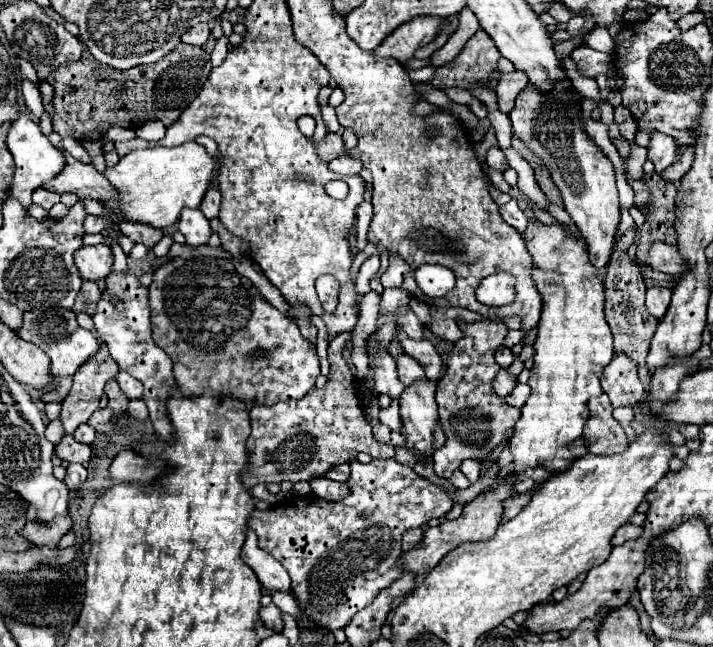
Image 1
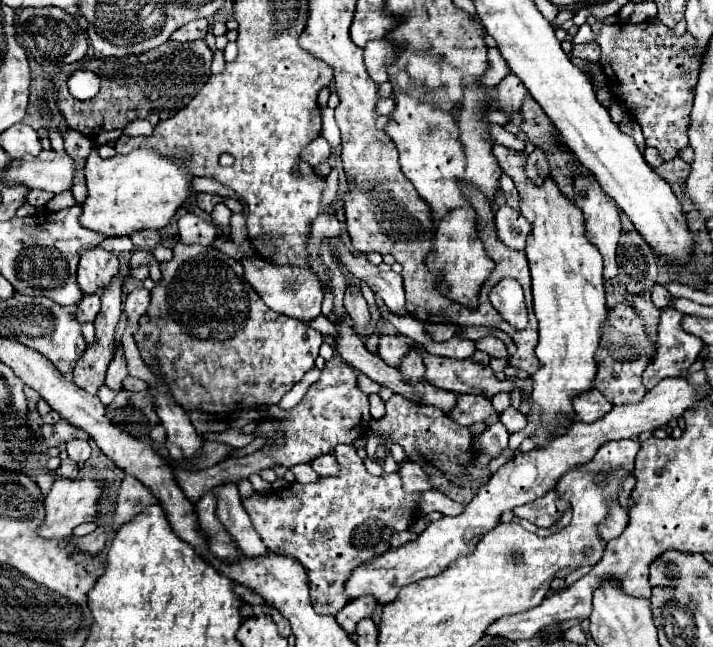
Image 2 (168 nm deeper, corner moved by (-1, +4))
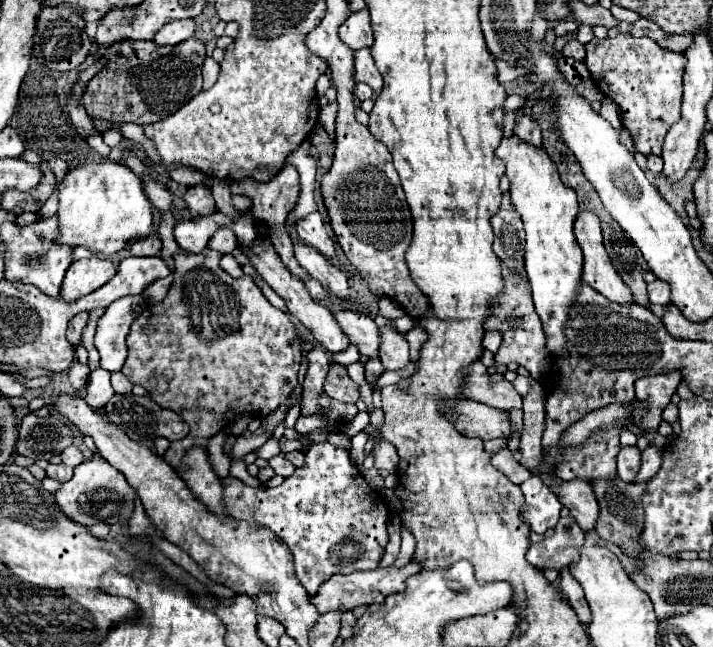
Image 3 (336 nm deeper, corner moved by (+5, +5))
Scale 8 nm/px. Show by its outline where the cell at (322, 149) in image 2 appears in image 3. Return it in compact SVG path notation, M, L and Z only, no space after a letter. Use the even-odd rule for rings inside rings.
M286 165L272 181L268 183L256 183L252 179L244 179L244 181L232 181L230 183L230 191L236 195L248 195L252 199L252 215L260 221L266 221L268 227L270 227L270 241L276 249L276 253L282 257L282 261L288 265L288 271L292 271L296 277L308 277L308 273L298 265L296 257L294 257L294 243L290 239L290 235L286 233L284 229L284 221L286 221L286 215L290 213L290 209L296 205L296 199L298 199L298 193L300 193L300 183L298 183L298 171L292 169L292 165Z

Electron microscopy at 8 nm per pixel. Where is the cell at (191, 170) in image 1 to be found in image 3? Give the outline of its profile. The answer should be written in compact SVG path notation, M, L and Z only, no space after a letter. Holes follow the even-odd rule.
M104 161L104 163L86 163L84 167L70 169L66 179L60 183L60 207L58 207L58 219L60 219L60 243L78 247L84 245L98 255L112 255L120 251L128 241L136 237L148 237L152 233L152 215L154 205L148 201L148 195L144 191L142 179L132 173L124 163L120 161Z

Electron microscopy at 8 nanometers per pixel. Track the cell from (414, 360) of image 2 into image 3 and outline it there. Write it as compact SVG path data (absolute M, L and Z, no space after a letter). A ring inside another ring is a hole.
M386 325L380 329L382 331L382 343L380 343L380 361L384 369L402 369L410 363L410 349L404 339L394 327Z

